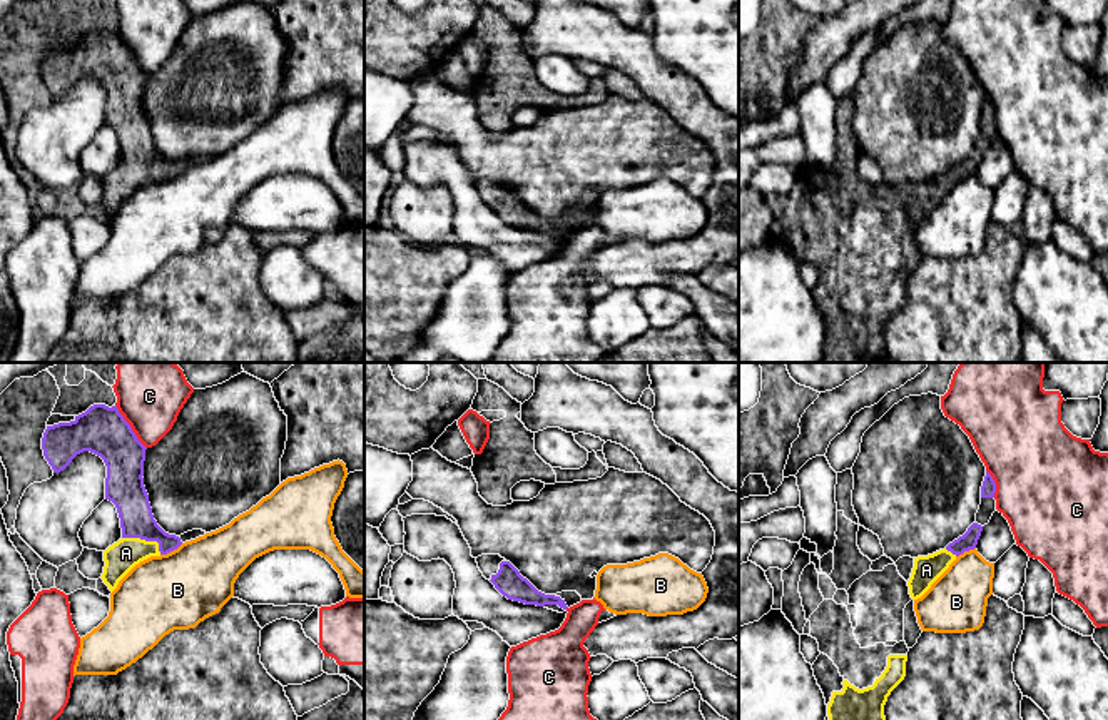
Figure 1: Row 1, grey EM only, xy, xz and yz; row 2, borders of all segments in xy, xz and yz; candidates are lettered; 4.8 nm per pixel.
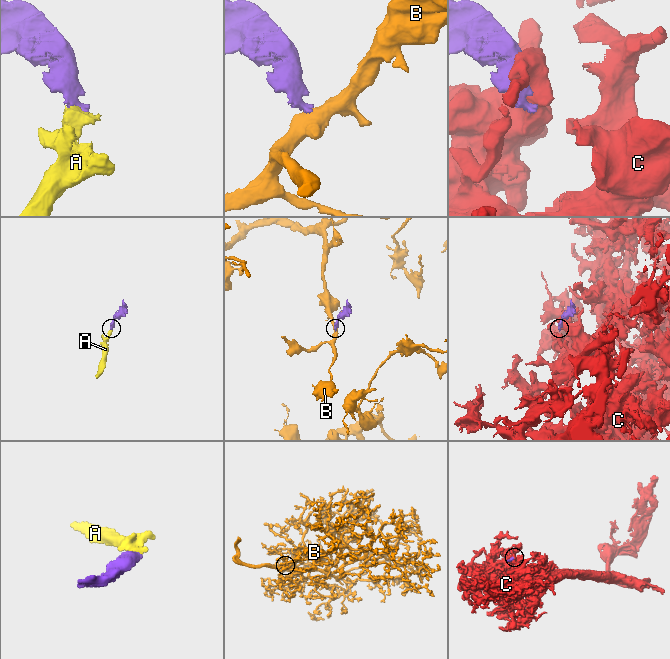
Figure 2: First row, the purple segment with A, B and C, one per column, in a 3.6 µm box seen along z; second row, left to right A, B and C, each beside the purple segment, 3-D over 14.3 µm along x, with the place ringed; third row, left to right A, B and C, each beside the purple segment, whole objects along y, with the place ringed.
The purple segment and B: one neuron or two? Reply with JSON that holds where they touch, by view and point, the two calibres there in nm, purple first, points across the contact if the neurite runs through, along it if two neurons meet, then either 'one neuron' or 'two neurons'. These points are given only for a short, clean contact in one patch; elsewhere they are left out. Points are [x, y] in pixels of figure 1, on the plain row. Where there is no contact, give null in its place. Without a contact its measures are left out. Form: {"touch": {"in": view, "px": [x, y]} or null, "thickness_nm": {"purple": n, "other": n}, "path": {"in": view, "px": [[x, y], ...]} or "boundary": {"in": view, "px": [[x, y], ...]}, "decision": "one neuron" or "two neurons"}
{"touch": {"in": "xy", "px": [171, 176]}, "thickness_nm": {"purple": 160, "other": 360}, "boundary": {"in": "xy", "px": [[182, 169], [161, 181]]}, "decision": "two neurons"}

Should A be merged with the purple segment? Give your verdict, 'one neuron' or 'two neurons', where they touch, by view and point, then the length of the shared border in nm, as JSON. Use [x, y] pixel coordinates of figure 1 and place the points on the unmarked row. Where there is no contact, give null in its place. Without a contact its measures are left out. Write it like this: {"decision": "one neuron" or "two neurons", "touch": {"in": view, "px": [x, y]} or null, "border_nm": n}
{"decision": "one neuron", "touch": {"in": "xy", "px": [146, 166]}, "border_nm": 200}

